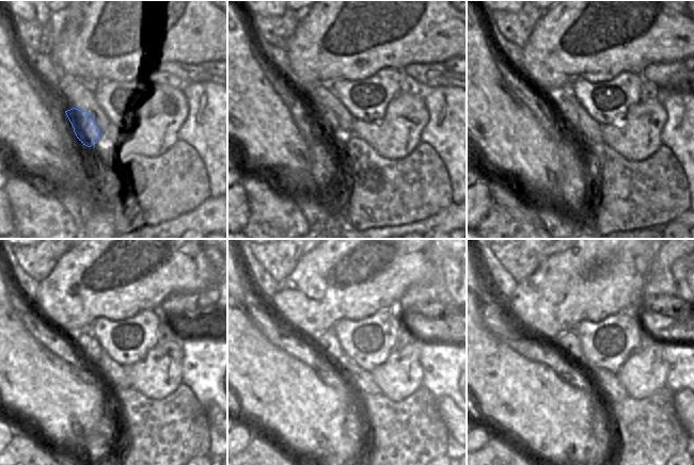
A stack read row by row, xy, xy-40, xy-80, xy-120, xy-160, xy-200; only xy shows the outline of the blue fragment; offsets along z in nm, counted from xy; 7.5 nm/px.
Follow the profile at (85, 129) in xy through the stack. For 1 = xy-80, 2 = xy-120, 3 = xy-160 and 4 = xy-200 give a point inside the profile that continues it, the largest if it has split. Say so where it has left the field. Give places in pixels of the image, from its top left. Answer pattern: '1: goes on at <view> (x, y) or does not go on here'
1: goes on at xy-80 (564, 107)
2: goes on at xy-120 (88, 345)
3: goes on at xy-160 (328, 343)
4: goes on at xy-200 (569, 343)

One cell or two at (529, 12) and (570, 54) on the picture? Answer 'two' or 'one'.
two

